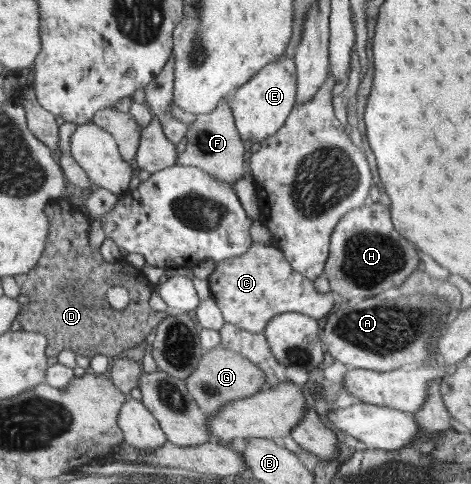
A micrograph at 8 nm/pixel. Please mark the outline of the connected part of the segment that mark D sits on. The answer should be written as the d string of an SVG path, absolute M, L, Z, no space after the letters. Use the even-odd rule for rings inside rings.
M69 201L68 204L60 202L60 204L46 206L46 216L50 218L49 246L46 247L41 262L34 270L29 274L16 276L25 296L30 296L30 308L24 307L20 314L20 323L26 330L50 331L48 348L46 348L48 357L56 357L60 349L67 348L88 354L103 353L109 362L118 358L118 353L113 354L114 348L118 348L118 352L130 352L132 356L135 356L144 345L146 336L150 336L150 330L157 328L159 321L165 317L165 314L159 314L154 311L154 308L150 308L150 296L154 296L155 285L150 284L150 280L146 279L146 272L131 266L121 258L112 263L106 262L99 248L90 246L90 240L88 240L90 220L86 218L86 214L80 207L73 206ZM114 288L126 288L129 302L125 308L118 308L118 304L110 300L110 292L114 292Z

